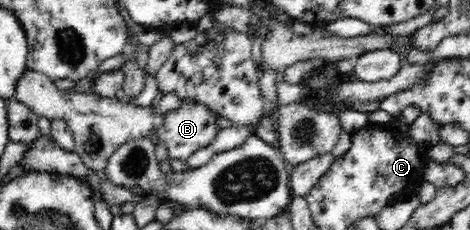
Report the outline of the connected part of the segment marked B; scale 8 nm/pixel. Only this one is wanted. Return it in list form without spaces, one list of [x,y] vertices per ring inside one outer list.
[[[182,99],[183,104],[177,109],[164,113],[164,123],[158,129],[159,140],[166,144],[169,158],[186,160],[198,149],[212,143],[219,132],[216,125],[220,116],[211,109]]]

